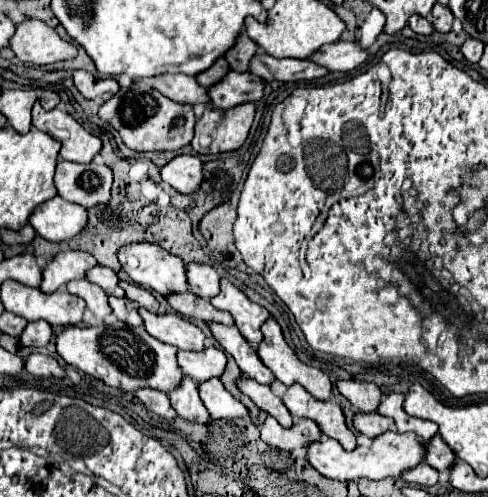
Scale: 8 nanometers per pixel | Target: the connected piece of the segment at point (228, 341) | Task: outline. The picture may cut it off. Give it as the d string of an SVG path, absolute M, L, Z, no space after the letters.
M206 323L214 335L214 339L222 345L222 349L226 353L230 353L240 371L248 377L254 377L258 383L272 383L274 375L270 373L270 369L258 359L256 349L242 337L242 333L238 331L238 327L234 325L220 325L220 323Z

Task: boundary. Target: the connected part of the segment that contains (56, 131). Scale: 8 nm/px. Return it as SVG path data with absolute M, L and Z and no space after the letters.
M40 105L32 109L32 125L62 143L60 157L76 163L90 163L92 157L102 149L102 141L88 133L72 115L52 109L46 111Z

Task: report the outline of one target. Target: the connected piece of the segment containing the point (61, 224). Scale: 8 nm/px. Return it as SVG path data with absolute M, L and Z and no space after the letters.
M56 195L38 205L28 221L40 237L48 241L68 241L84 229L88 215L84 207Z

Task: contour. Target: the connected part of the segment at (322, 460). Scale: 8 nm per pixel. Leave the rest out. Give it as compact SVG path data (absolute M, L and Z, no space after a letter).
M380 433L378 437L372 439L368 447L358 445L354 451L344 451L342 445L334 439L326 441L314 441L306 447L306 457L310 465L322 473L328 479L338 479L338 481L356 481L356 479L384 479L384 477L396 477L400 479L402 471L412 469L414 465L422 463L424 459L424 447L416 439L414 433Z

